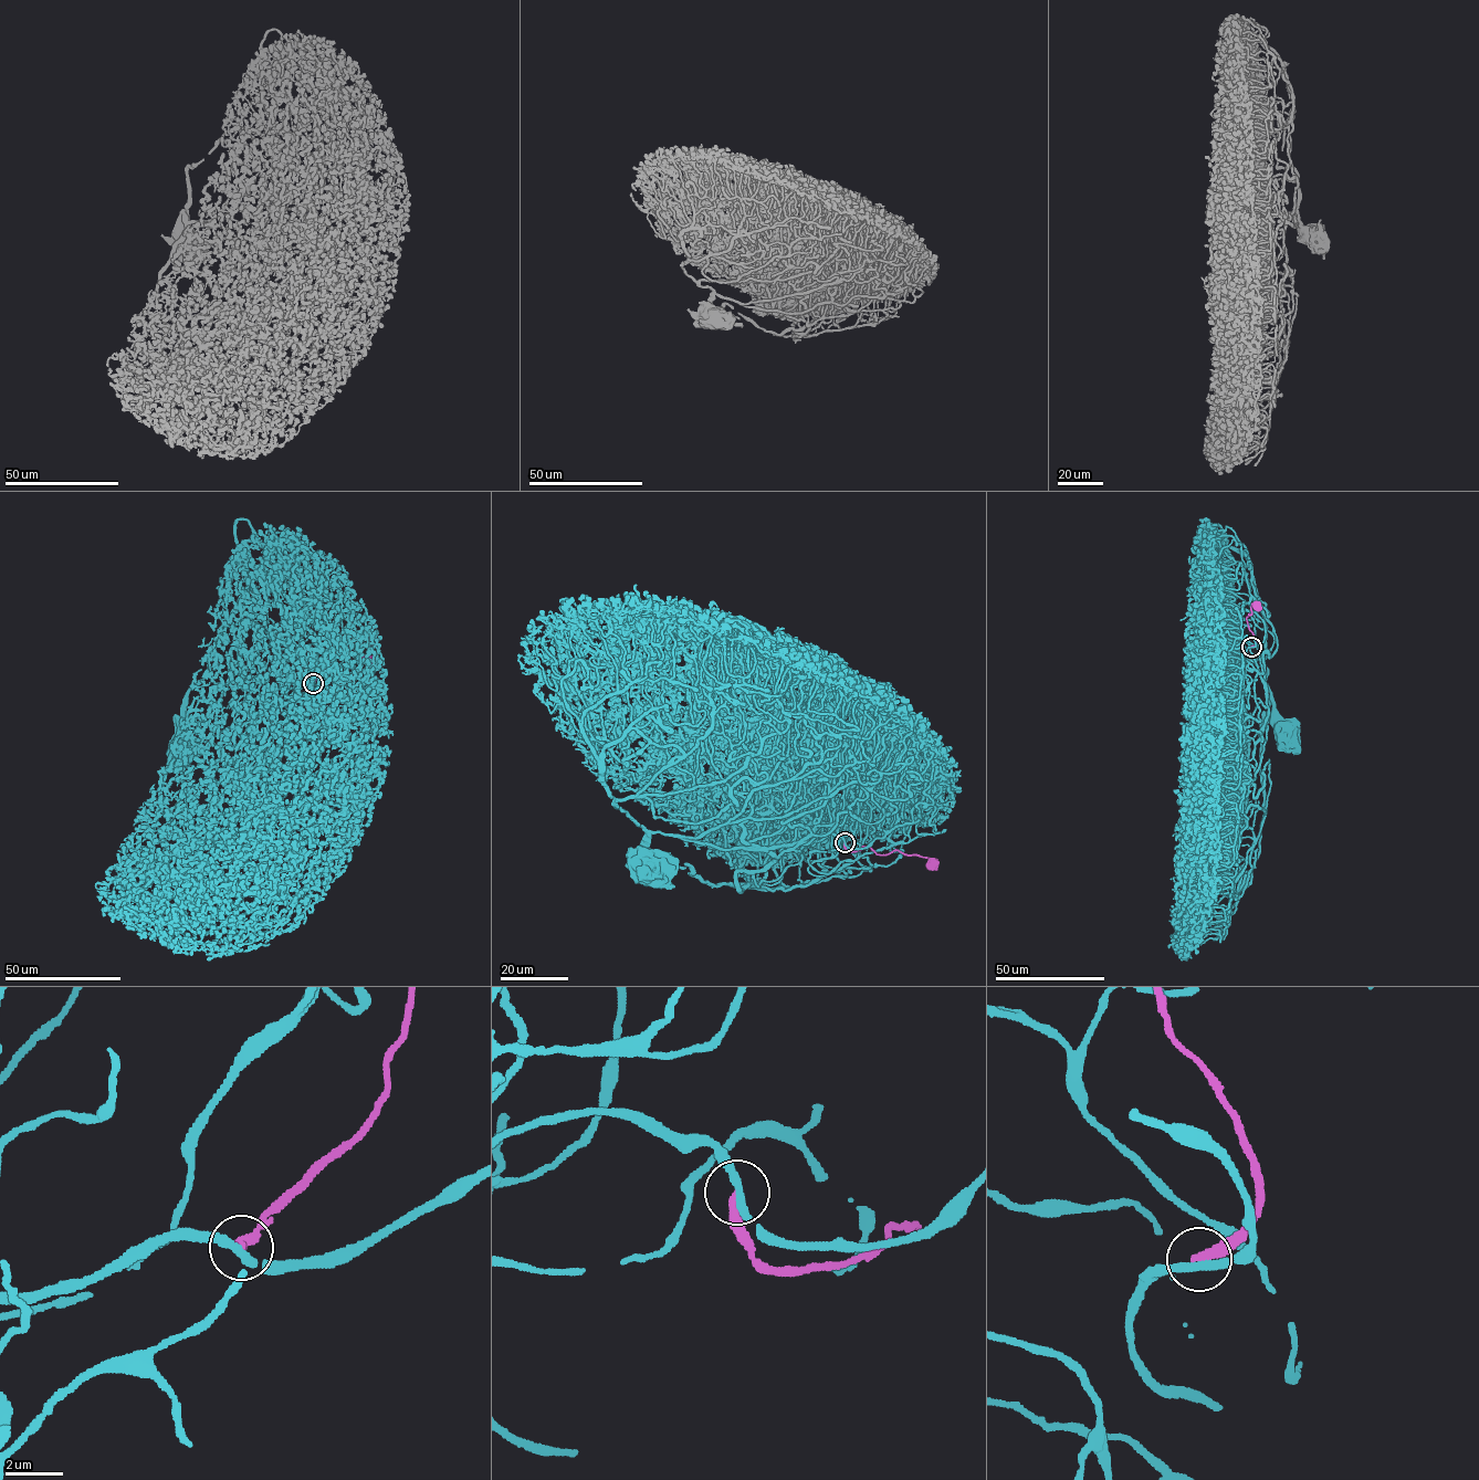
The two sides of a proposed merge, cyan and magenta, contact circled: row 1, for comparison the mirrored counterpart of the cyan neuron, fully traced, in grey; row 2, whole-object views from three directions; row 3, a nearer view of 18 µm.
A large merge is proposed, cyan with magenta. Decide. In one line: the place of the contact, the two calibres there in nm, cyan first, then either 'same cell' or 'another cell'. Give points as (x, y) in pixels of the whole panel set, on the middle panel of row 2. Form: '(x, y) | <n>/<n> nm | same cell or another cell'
(845, 842) | 280/360 nm | another cell

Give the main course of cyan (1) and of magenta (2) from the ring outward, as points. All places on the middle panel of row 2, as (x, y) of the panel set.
1: (843, 841), (840, 837), (821, 833), (803, 845), (717, 850), (711, 845), (652, 832), (644, 851), (656, 861)
2: (845, 842), (847, 850), (852, 851), (868, 846), (878, 853), (898, 850), (926, 857), (931, 863)

